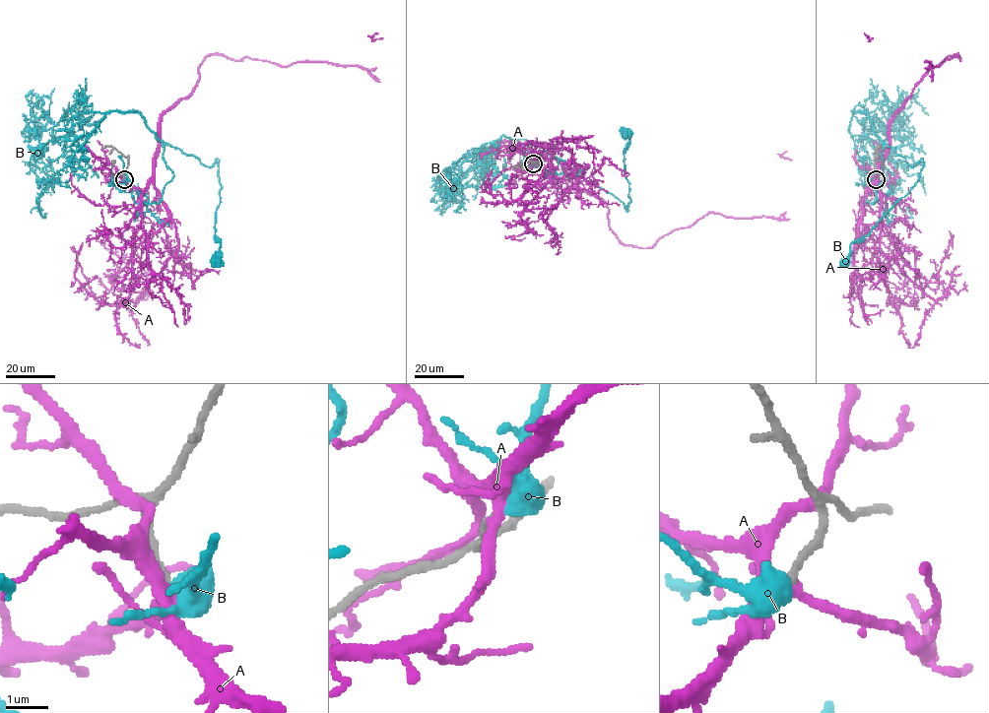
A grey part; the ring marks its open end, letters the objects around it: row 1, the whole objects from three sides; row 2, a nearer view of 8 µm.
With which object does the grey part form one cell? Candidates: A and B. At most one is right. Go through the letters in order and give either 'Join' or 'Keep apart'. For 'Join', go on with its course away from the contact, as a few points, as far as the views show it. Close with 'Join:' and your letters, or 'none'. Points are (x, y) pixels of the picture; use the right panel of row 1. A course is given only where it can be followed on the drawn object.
A: Keep apart
B: Join. Its course: (876, 179), (867, 177), (870, 204), (885, 179), (885, 145), (909, 165), (923, 160), (915, 184), (843, 262)
Join: B

